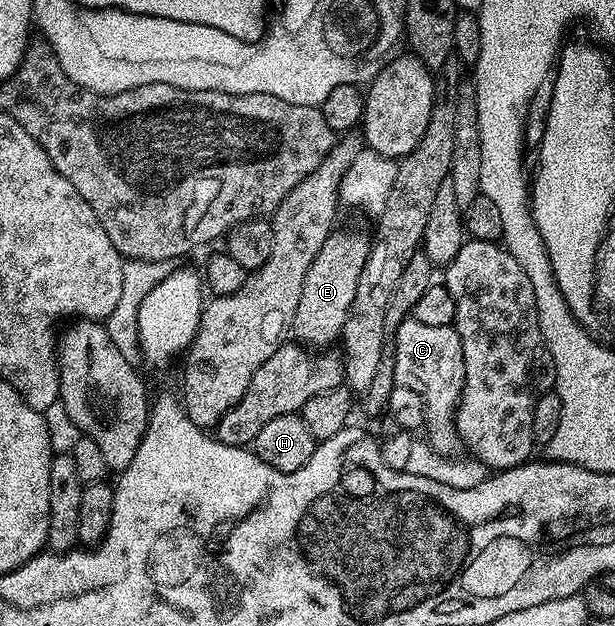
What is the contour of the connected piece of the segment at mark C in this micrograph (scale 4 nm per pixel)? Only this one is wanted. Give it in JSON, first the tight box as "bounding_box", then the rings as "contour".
{"bounding_box":[392,318,466,457],"contour":[[[413,318],[406,319],[392,336],[392,357],[394,379],[397,387],[411,388],[420,394],[426,405],[426,424],[430,428],[428,443],[440,456],[453,457],[457,448],[463,447],[458,431],[454,429],[454,413],[458,411],[458,401],[462,399],[462,387],[466,385],[466,350],[458,329],[453,326],[428,326]]]}

